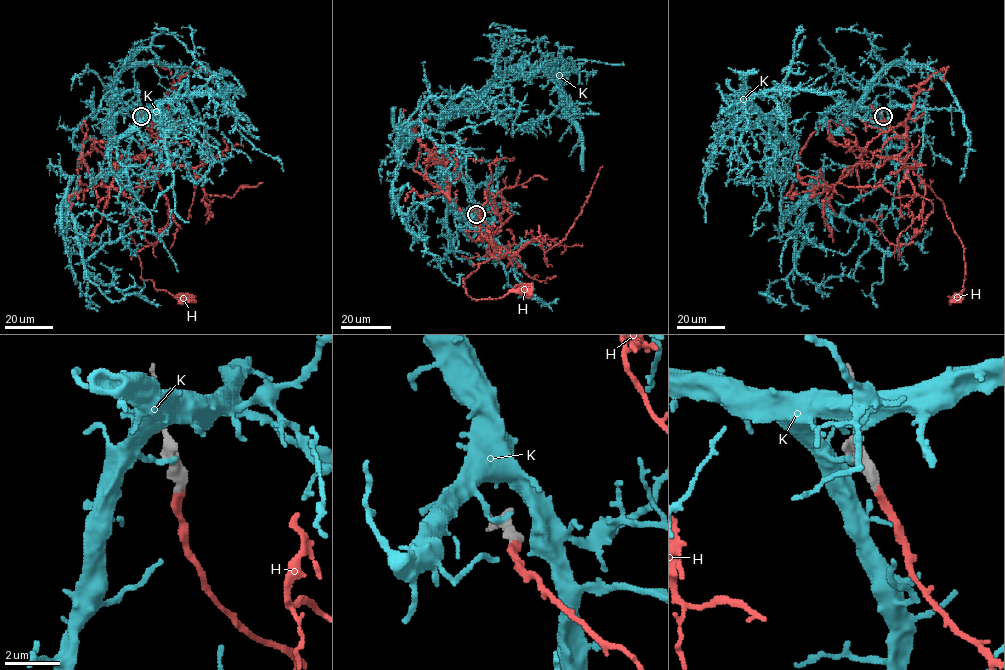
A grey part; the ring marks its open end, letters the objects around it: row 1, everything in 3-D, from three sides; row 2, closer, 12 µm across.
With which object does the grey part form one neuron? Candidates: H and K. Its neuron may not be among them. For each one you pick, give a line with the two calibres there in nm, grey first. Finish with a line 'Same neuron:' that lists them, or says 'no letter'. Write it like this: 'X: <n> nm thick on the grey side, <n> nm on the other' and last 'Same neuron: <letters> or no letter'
H: 440 nm thick on the grey side, 320 nm on the other
Same neuron: H

